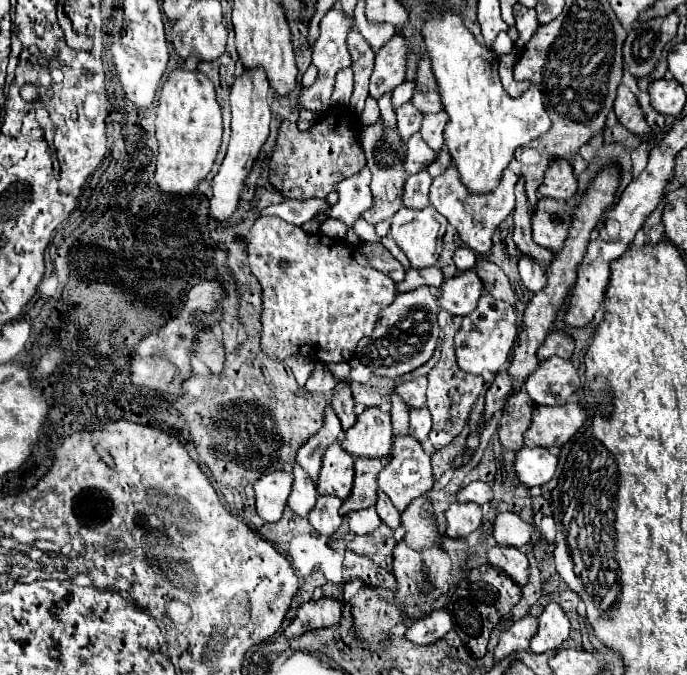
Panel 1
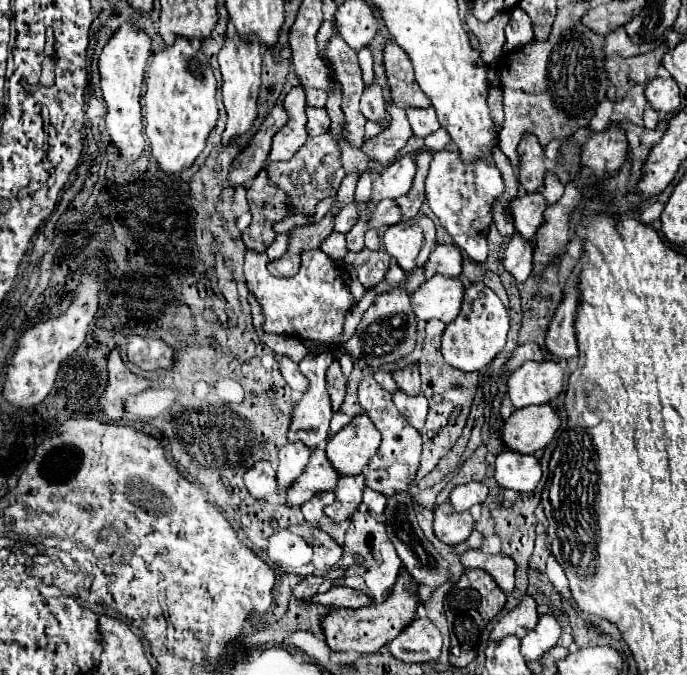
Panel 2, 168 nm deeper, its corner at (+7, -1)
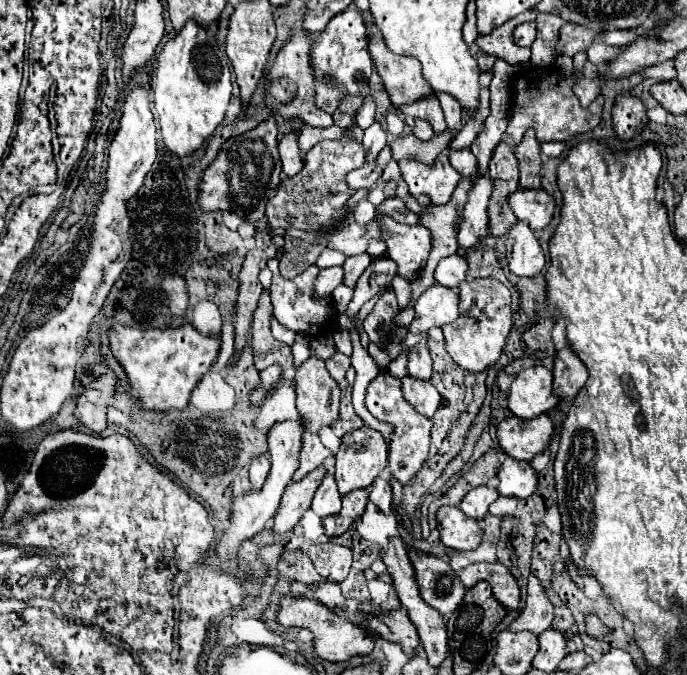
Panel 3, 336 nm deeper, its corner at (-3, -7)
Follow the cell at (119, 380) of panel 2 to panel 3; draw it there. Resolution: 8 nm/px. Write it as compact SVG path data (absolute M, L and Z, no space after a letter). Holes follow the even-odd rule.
M108 370L78 396L76 416L86 428L90 428L96 434L104 432L108 426L106 410L116 392L116 386L118 386L118 374L114 370Z

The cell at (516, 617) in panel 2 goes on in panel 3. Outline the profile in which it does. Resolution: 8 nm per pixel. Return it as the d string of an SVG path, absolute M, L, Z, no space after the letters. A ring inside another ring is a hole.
M530 574L528 578L528 598L526 598L526 606L520 612L520 616L508 626L508 630L512 632L522 632L528 630L532 634L540 634L546 628L550 628L554 618L554 610L552 604L544 592L544 588L540 586L540 582Z

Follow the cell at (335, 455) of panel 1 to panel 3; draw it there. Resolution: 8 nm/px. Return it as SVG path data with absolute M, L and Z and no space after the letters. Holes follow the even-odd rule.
M320 466L320 468L312 470L312 474L306 474L300 482L292 482L286 486L280 508L274 518L274 532L278 532L278 534L288 532L300 522L302 514L310 508L314 492L320 486L320 482L324 480L326 472L328 470L324 466Z

